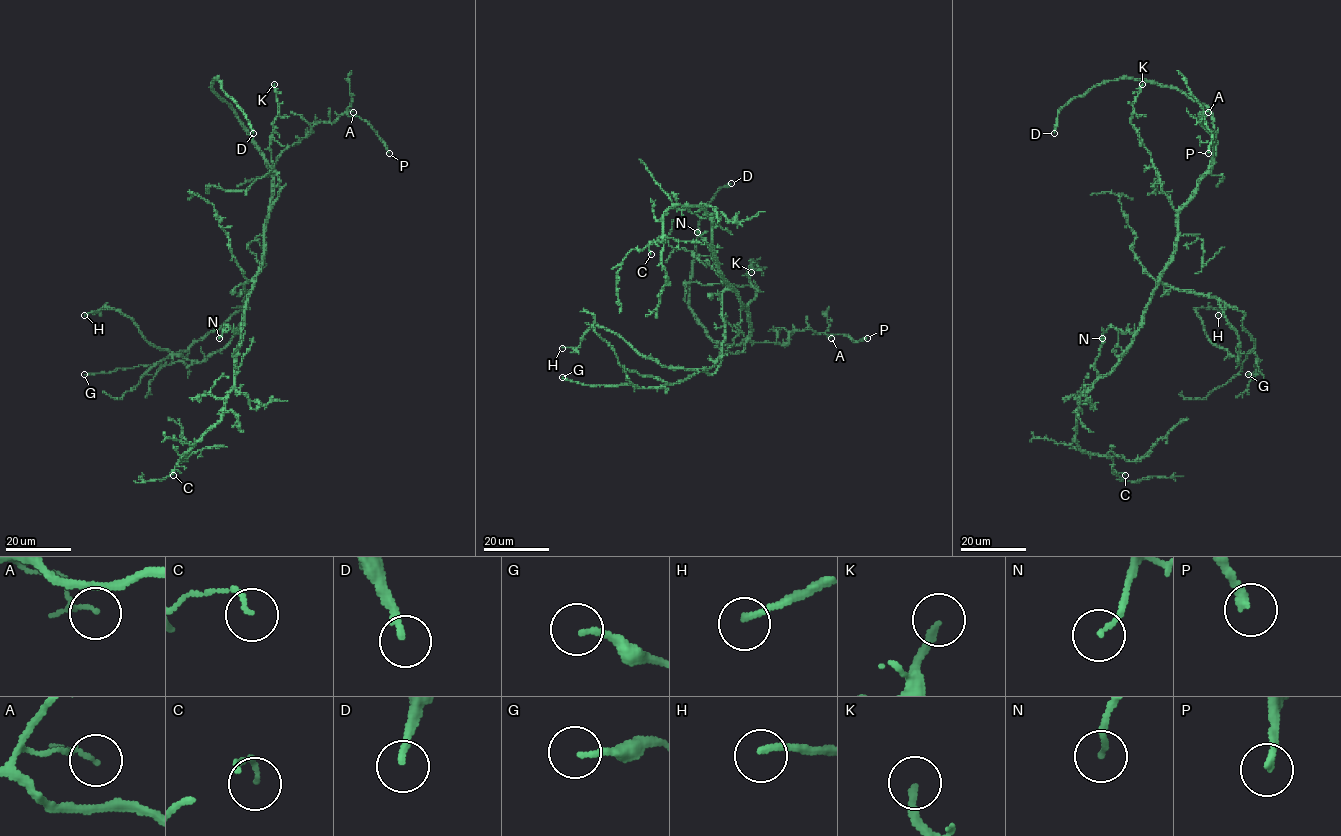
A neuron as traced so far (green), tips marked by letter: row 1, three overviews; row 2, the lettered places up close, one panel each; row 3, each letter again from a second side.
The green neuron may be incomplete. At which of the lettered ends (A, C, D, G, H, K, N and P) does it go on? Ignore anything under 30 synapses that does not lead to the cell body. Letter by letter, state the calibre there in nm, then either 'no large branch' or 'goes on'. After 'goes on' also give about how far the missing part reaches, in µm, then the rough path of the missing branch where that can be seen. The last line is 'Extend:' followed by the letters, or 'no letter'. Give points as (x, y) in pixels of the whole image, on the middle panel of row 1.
A: 100 nm | no large branch
C: 120 nm | no large branch
D: 200 nm | goes on | 300 µm | (731, 183), (760, 300), (714, 296), (657, 224), (624, 232), (517, 344), (517, 401)
G: 170 nm | no large branch
H: 170 nm | no large branch
K: 200 nm | goes on | 40 µm | (751, 272), (752, 278), (763, 273), (759, 265), (745, 270), (745, 262), (751, 264)
N: 140 nm | goes on | 25 µm | (697, 232), (691, 228), (678, 233), (663, 227)
P: 200 nm | goes on | 30 µm | (867, 338), (880, 336), (932, 313), (934, 318)
Extend: D, K, N, P

